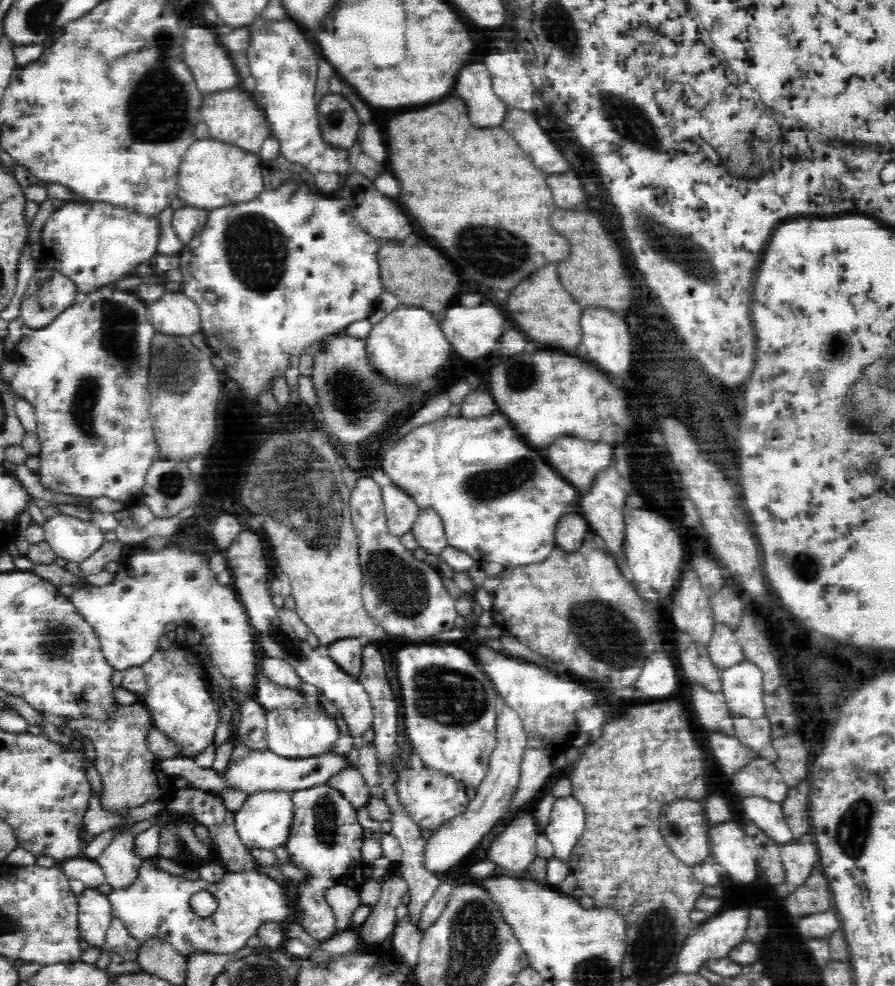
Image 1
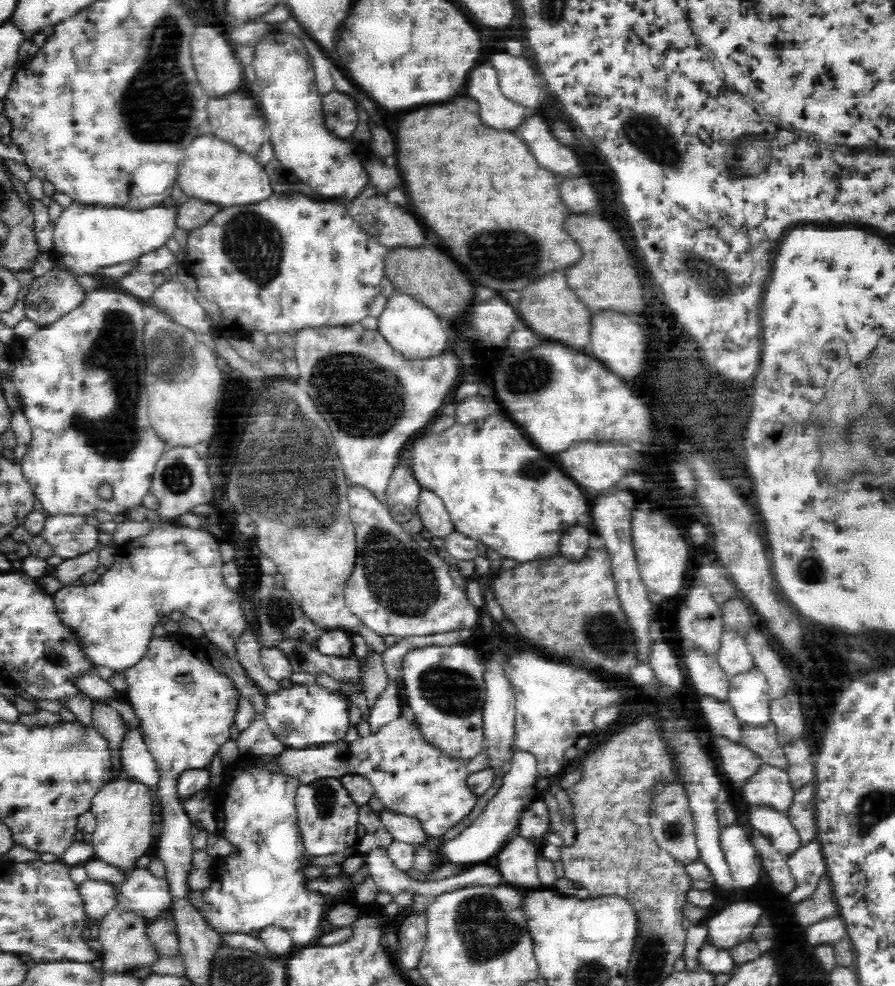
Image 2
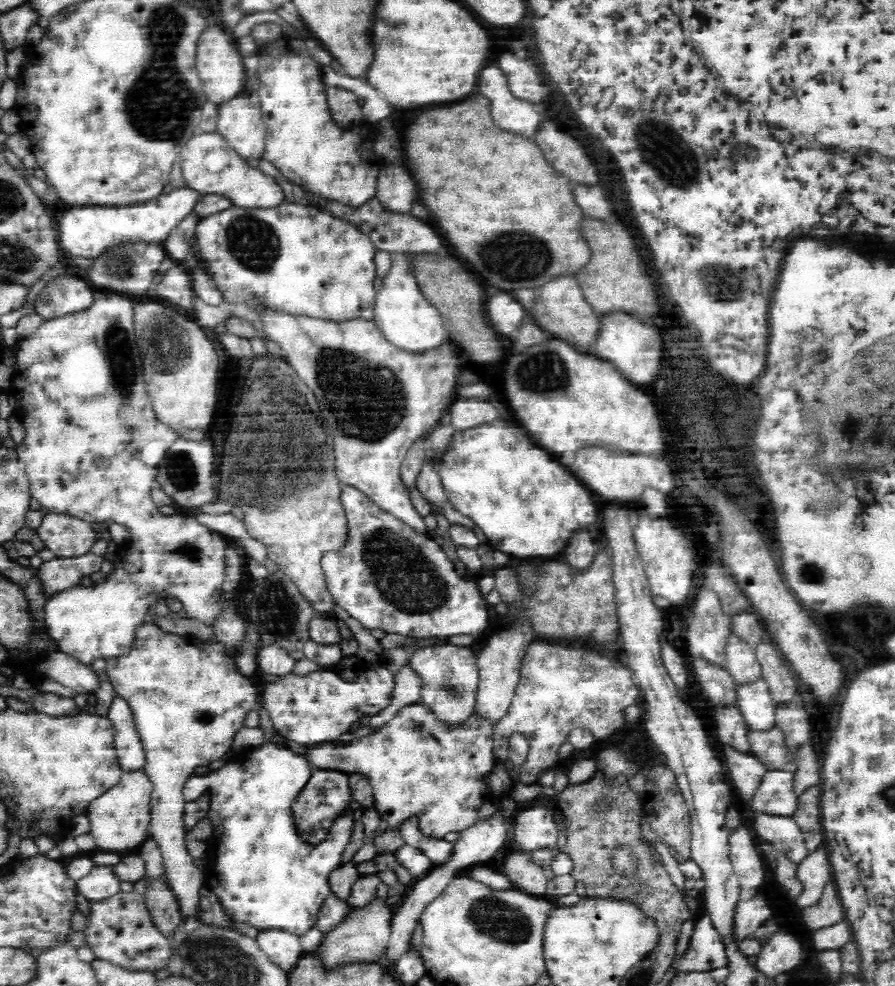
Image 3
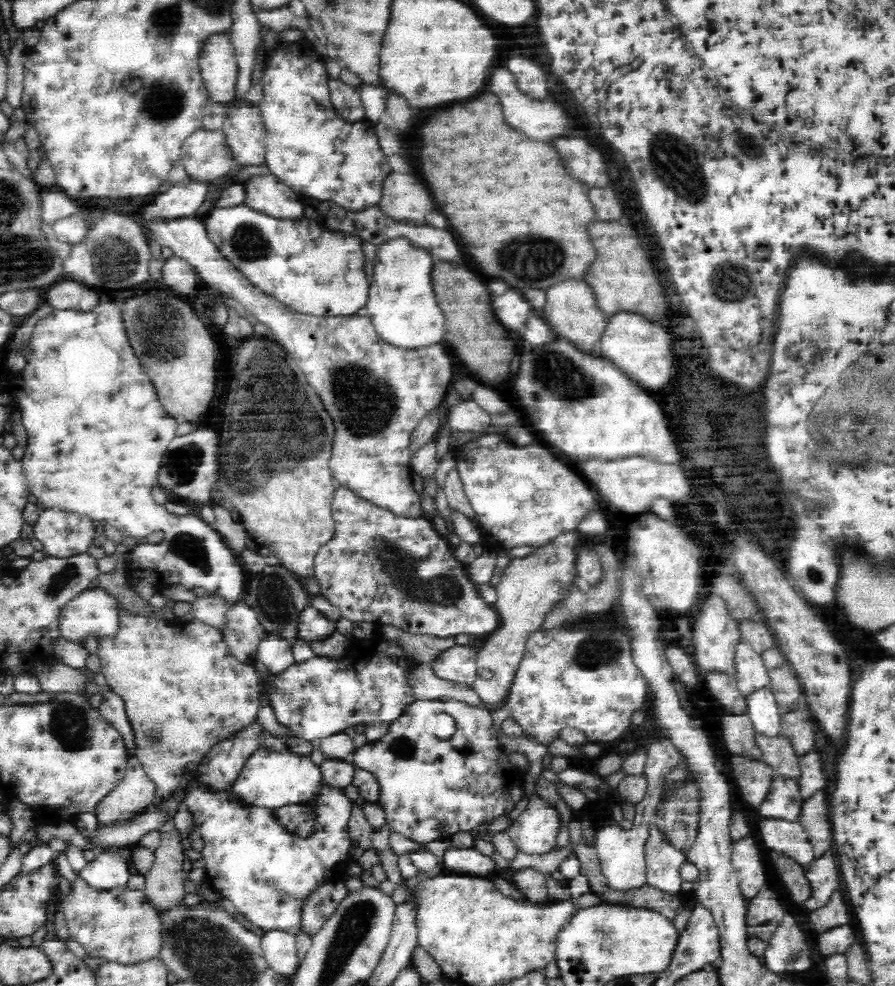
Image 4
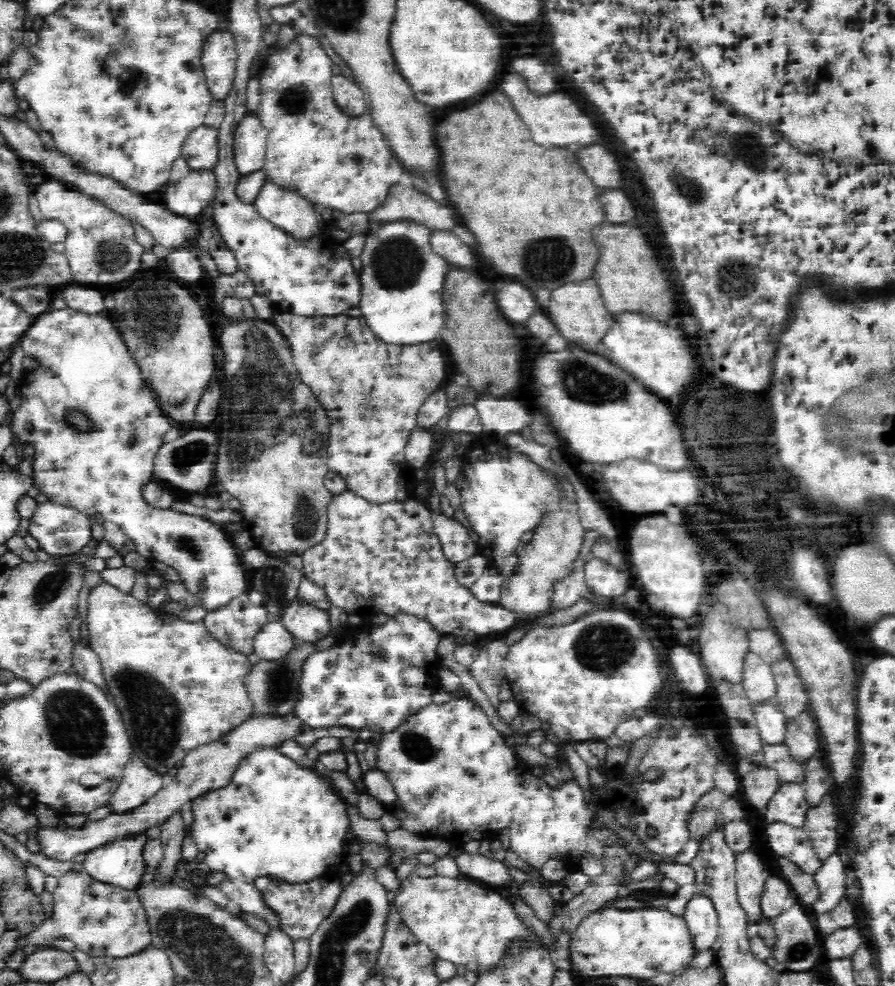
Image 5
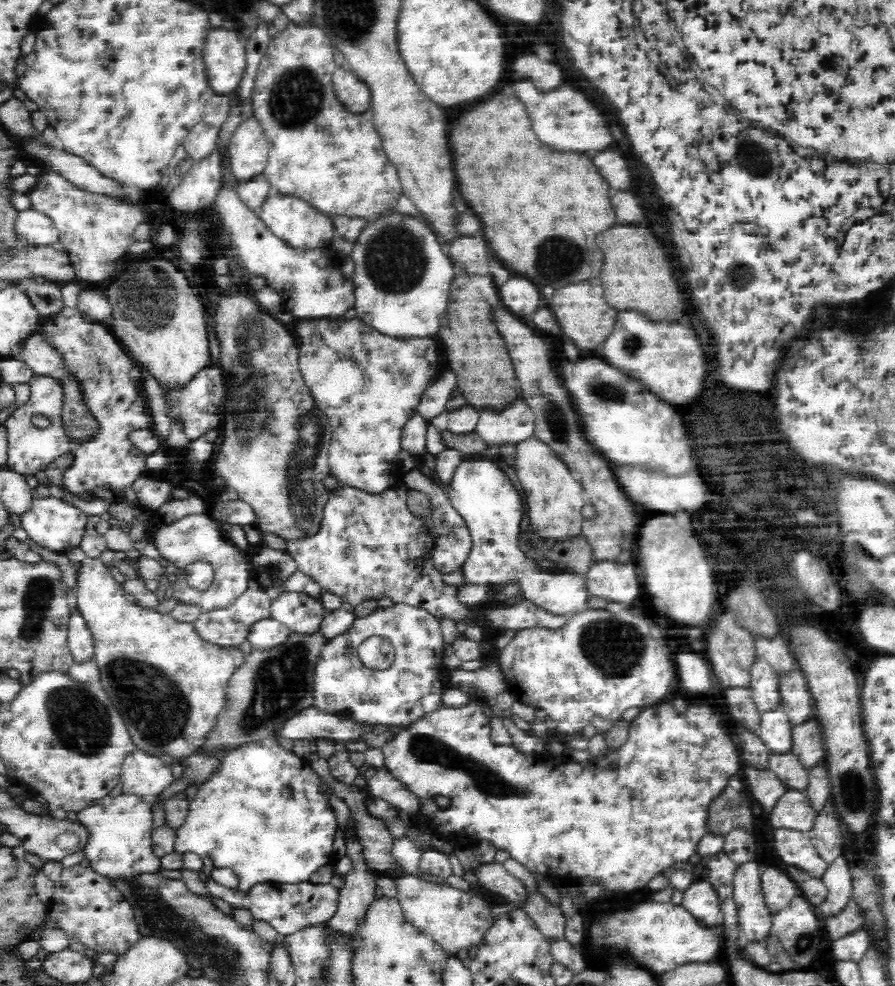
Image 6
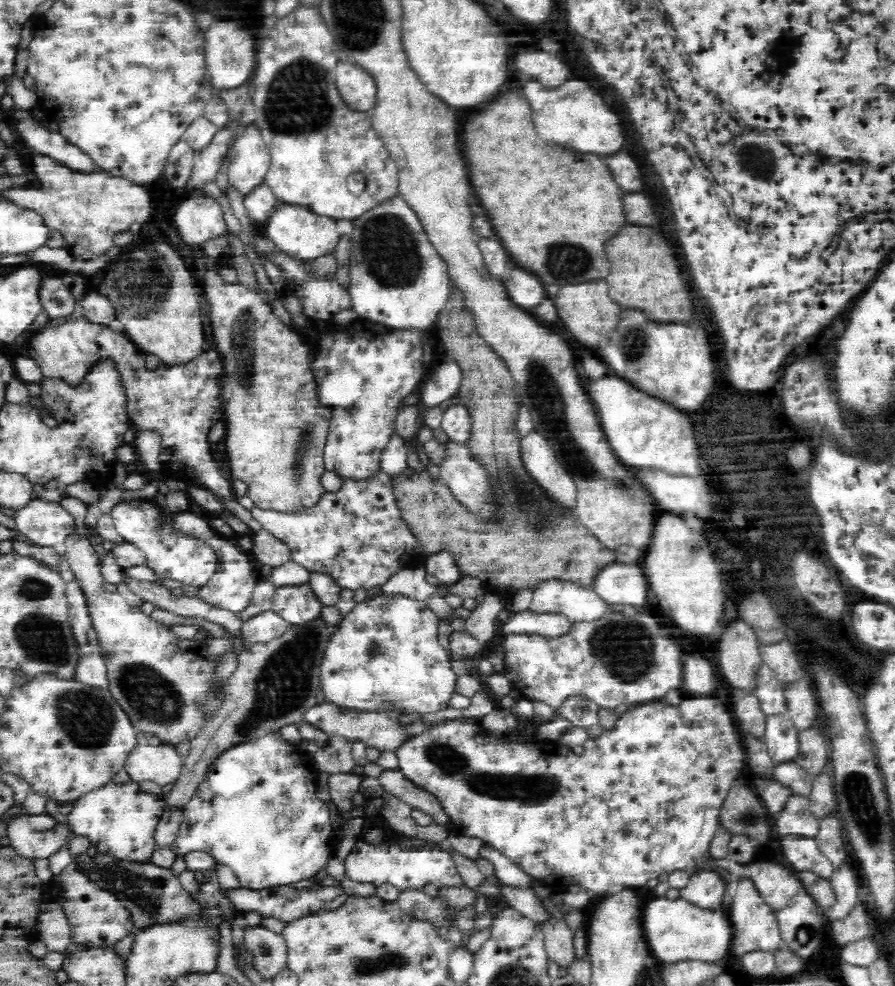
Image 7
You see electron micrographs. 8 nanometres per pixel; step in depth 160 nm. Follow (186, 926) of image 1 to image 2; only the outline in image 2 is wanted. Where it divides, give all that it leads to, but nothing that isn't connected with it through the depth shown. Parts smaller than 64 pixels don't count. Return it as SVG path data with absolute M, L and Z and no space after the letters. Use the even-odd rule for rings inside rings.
M268 753L241 758L225 769L221 781L218 789L223 818L221 832L223 838L236 846L236 852L213 861L209 872L210 888L192 892L192 904L220 936L222 933L261 931L264 927L274 925L285 929L298 948L307 947L314 943L318 927L332 902L325 894L308 887L308 876L302 874L306 866L312 866L312 854L304 847L297 825L295 796L301 786L300 779L280 771L280 757ZM148 869L132 870L128 880L117 887L118 903L148 919L148 924L162 911L172 913L167 882L164 878L154 876Z

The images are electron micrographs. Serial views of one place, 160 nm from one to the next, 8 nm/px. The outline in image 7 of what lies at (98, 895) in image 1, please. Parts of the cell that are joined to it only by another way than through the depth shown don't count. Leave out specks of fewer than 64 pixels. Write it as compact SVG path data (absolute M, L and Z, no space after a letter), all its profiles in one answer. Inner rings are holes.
M131 780L127 784L110 781L102 788L77 798L67 815L67 822L72 825L73 834L88 838L98 853L108 853L120 860L148 863L152 851L157 847L154 835L167 805L164 798L165 795L142 792L136 781Z

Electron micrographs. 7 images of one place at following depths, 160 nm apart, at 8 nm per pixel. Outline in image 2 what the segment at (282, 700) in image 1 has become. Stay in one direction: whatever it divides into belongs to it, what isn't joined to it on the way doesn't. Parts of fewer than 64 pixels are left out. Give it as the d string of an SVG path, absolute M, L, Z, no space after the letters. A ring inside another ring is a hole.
M246 627L239 635L238 640L234 640L234 651L236 651L236 658L240 661L242 667L248 676L255 680L254 683L264 694L272 692L273 690L282 687L279 681L270 678L260 659L260 650L262 646L256 638L256 634Z

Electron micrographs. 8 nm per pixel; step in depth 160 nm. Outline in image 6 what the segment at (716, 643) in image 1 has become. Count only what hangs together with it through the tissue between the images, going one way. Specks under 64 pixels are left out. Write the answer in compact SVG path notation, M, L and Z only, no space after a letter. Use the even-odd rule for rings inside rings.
M758 659L754 661L750 672L749 689L761 715L764 712L781 709L779 675L774 674L768 662Z

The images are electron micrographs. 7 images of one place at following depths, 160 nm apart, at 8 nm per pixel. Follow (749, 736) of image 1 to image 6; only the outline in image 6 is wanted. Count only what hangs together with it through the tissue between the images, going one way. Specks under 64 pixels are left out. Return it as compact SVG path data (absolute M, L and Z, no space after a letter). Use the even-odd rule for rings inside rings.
M790 752L782 756L770 753L768 766L787 790L803 792L806 790L809 784L808 771L794 753Z

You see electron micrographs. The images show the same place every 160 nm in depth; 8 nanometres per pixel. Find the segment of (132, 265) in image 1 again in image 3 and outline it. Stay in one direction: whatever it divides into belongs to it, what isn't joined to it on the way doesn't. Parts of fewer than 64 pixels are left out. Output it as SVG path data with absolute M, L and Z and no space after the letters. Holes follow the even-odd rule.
M184 185L172 189L168 194L160 193L154 200L150 199L140 206L122 206L122 208L98 208L98 206L63 207L60 217L56 222L58 232L57 242L67 258L82 256L84 258L97 257L106 247L116 243L144 240L150 243L162 245L166 237L182 222L190 212L194 211L196 202L202 194Z

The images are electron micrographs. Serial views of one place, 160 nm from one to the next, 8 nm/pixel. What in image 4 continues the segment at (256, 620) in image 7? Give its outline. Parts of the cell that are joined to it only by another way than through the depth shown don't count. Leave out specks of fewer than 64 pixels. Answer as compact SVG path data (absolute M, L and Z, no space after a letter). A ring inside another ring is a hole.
M267 633L258 644L257 660L272 674L279 674L294 662L293 646L281 636Z

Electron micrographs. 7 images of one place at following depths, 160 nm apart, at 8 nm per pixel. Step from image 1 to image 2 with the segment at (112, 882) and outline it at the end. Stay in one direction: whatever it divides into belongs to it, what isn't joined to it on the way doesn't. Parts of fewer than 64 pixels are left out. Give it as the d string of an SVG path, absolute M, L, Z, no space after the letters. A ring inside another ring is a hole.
M118 777L106 784L92 798L90 812L96 819L96 828L92 833L93 856L104 860L126 872L132 872L133 862L146 854L152 853L154 832L154 797L153 790L135 779Z

